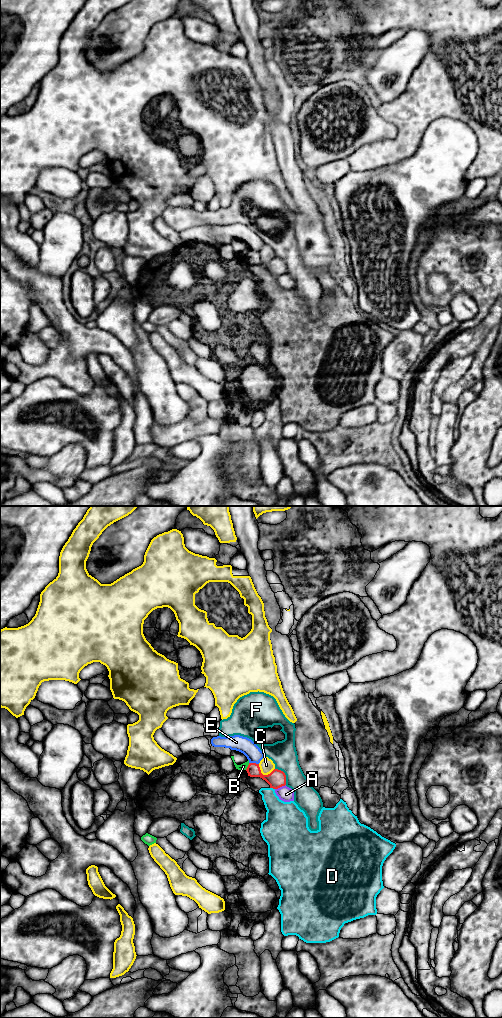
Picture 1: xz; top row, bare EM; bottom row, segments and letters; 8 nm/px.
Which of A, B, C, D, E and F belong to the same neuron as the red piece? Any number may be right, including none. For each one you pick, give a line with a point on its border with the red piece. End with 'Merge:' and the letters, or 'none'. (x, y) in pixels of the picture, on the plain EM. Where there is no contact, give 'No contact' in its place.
Merge: none

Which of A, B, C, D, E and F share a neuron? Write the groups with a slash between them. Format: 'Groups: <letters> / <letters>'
Groups: A / B / C / D / E / F

